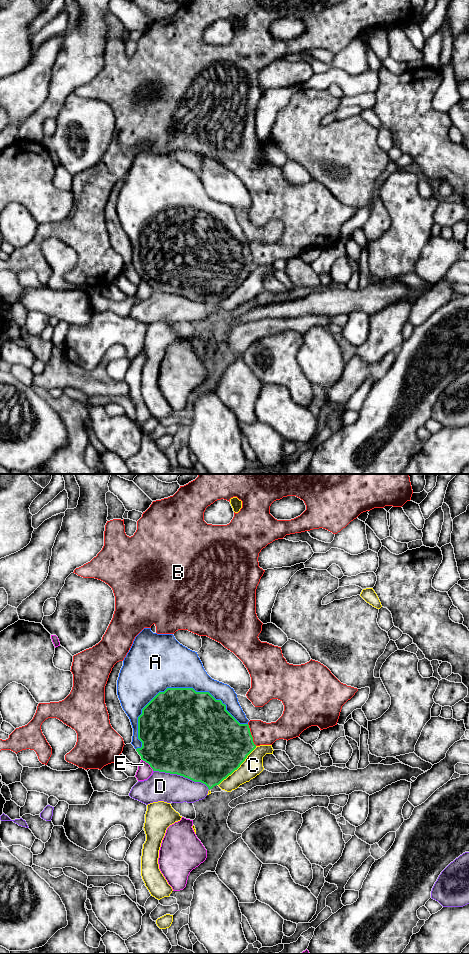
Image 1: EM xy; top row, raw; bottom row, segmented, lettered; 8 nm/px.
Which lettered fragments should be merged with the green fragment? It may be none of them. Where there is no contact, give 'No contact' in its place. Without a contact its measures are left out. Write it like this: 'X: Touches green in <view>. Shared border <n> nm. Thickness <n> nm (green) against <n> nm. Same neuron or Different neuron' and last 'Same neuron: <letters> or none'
A: Touches green in xy. Shared border 900 nm. Thickness 500 nm (green) against 440 nm. Same neuron
B: Touches green in xy. Shared border 190 nm. Thickness 440 nm (green) against 180 nm. Different neuron
C: Touches green in xy. Shared border 440 nm. Thickness 500 nm (green) against 160 nm. Different neuron
D: Touches green in xy. Shared border 480 nm. Thickness 500 nm (green) against 240 nm. Different neuron
E: Touches green in xy. Shared border 130 nm. Thickness 480 nm (green) against 120 nm. Different neuron
Same neuron: A

